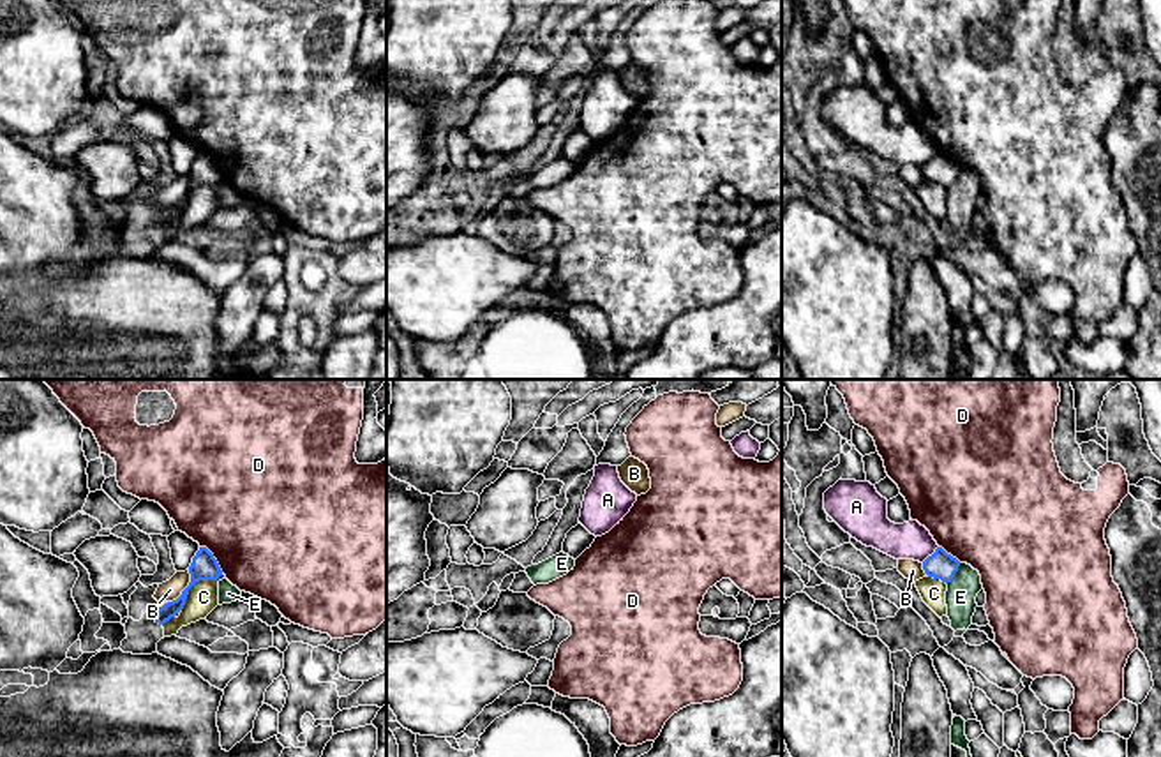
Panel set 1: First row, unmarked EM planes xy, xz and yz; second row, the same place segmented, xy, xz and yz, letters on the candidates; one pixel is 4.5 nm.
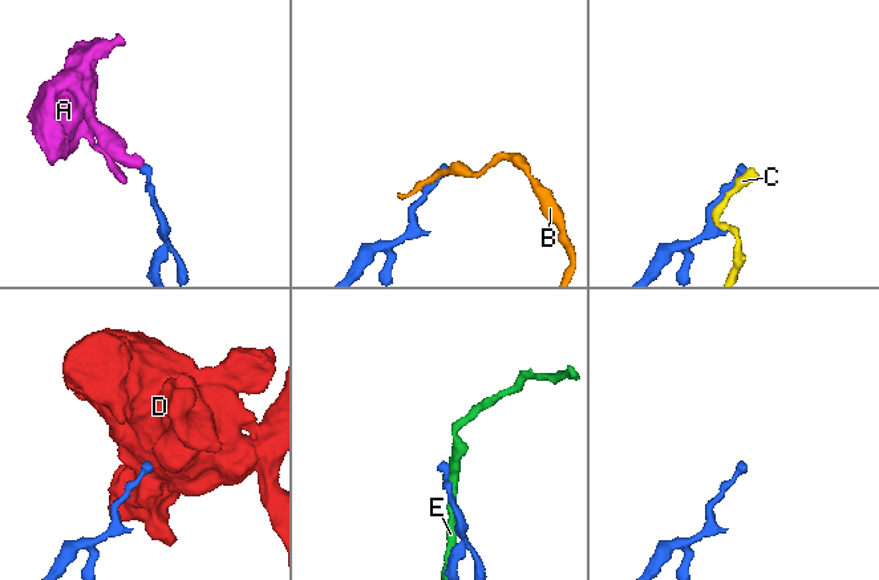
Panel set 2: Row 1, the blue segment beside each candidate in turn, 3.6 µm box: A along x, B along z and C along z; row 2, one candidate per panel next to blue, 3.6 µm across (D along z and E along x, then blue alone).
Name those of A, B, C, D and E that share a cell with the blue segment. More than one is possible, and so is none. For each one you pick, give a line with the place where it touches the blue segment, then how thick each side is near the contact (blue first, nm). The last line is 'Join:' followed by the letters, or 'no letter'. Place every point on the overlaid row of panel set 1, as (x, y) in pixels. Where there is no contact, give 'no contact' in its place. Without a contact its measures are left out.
Join: no letter

